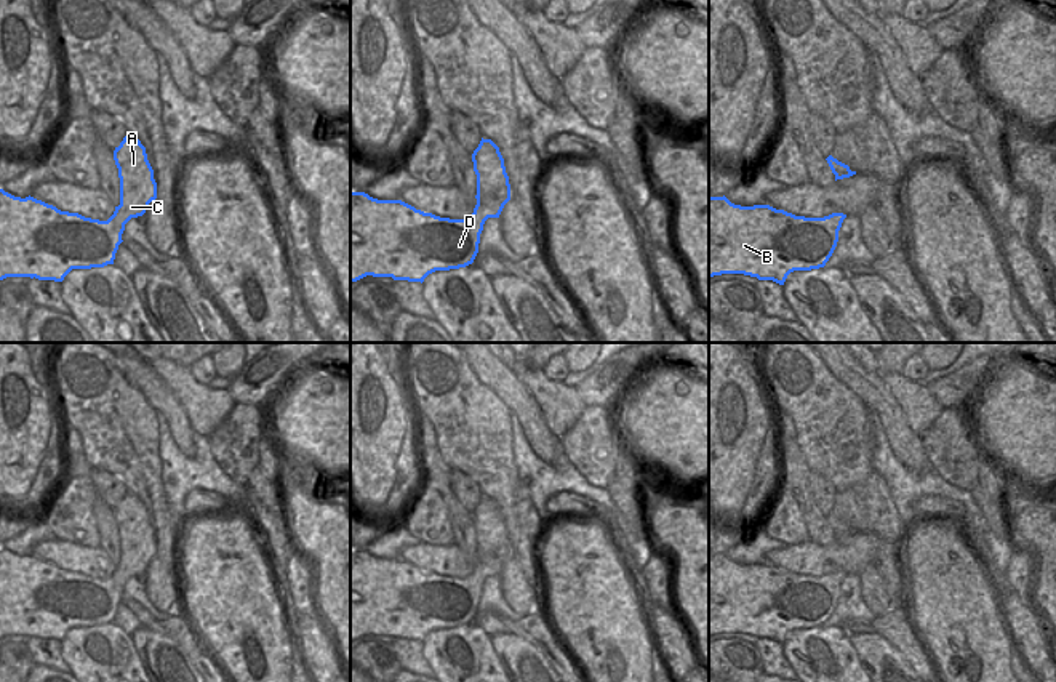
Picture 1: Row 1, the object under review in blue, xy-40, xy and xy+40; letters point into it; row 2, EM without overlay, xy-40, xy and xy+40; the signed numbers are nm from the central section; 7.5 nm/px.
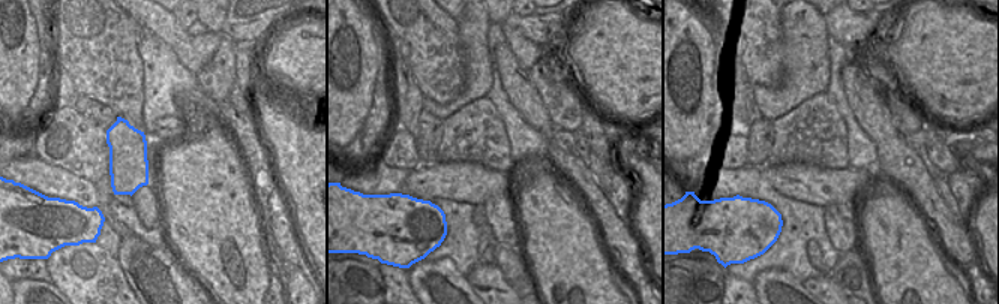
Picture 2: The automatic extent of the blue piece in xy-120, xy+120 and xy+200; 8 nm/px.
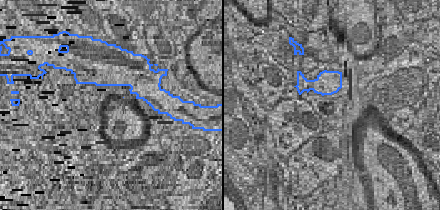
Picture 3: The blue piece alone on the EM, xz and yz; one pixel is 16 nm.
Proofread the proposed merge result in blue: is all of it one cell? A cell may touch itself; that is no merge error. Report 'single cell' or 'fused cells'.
single cell

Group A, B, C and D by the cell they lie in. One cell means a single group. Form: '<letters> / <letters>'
A B C D

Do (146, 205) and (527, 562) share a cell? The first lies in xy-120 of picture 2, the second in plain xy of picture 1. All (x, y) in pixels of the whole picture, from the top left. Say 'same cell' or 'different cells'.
different cells

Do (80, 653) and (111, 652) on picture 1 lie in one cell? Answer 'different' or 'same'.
same

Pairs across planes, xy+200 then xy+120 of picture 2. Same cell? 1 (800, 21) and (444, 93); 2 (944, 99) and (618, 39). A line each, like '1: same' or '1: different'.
1: different
2: same

